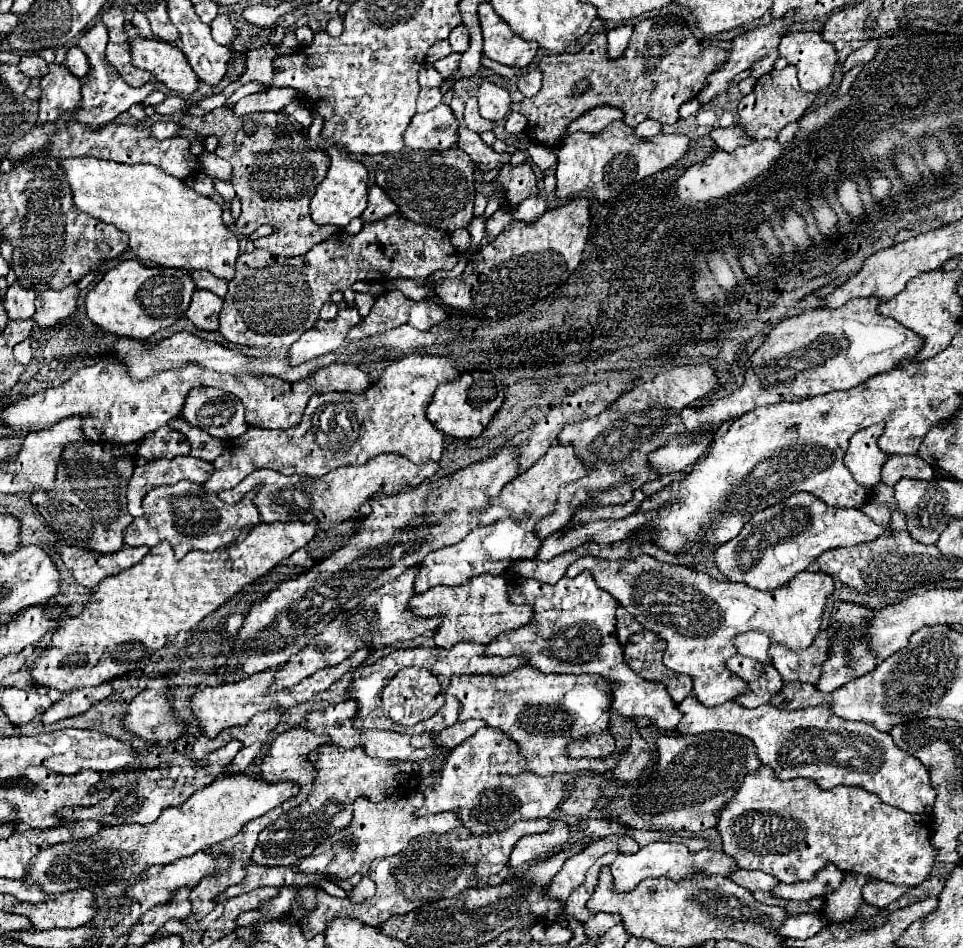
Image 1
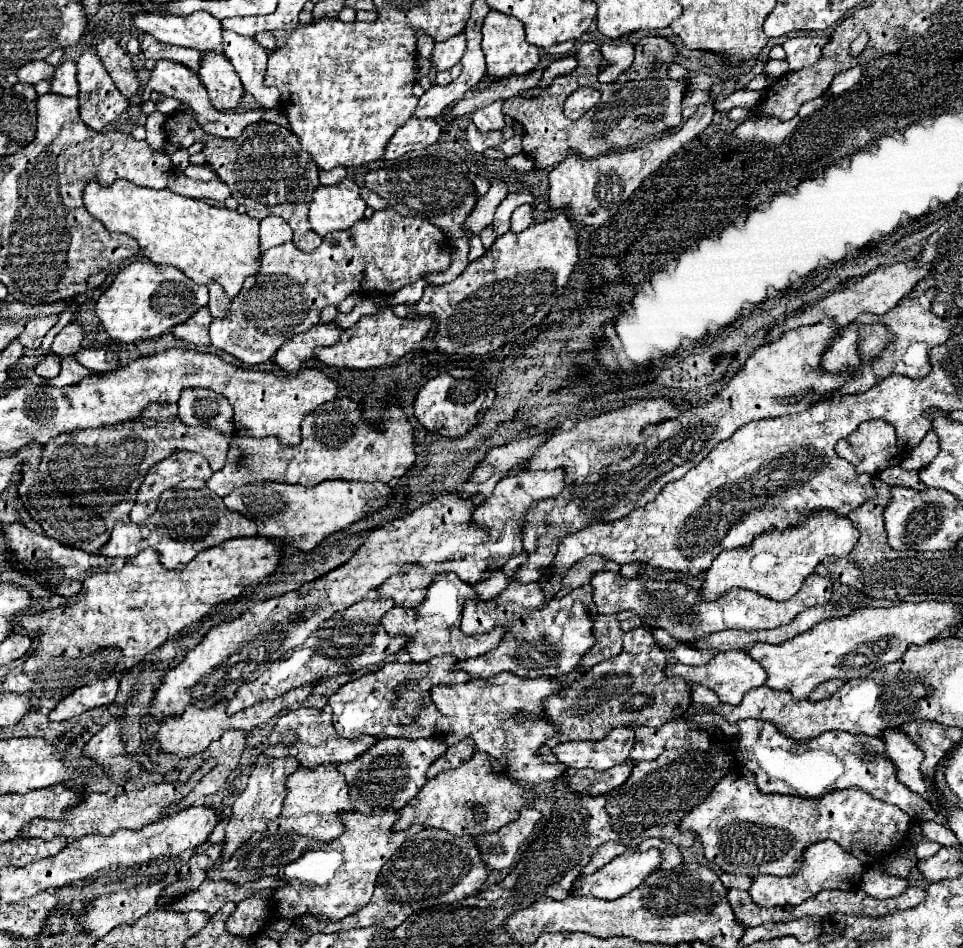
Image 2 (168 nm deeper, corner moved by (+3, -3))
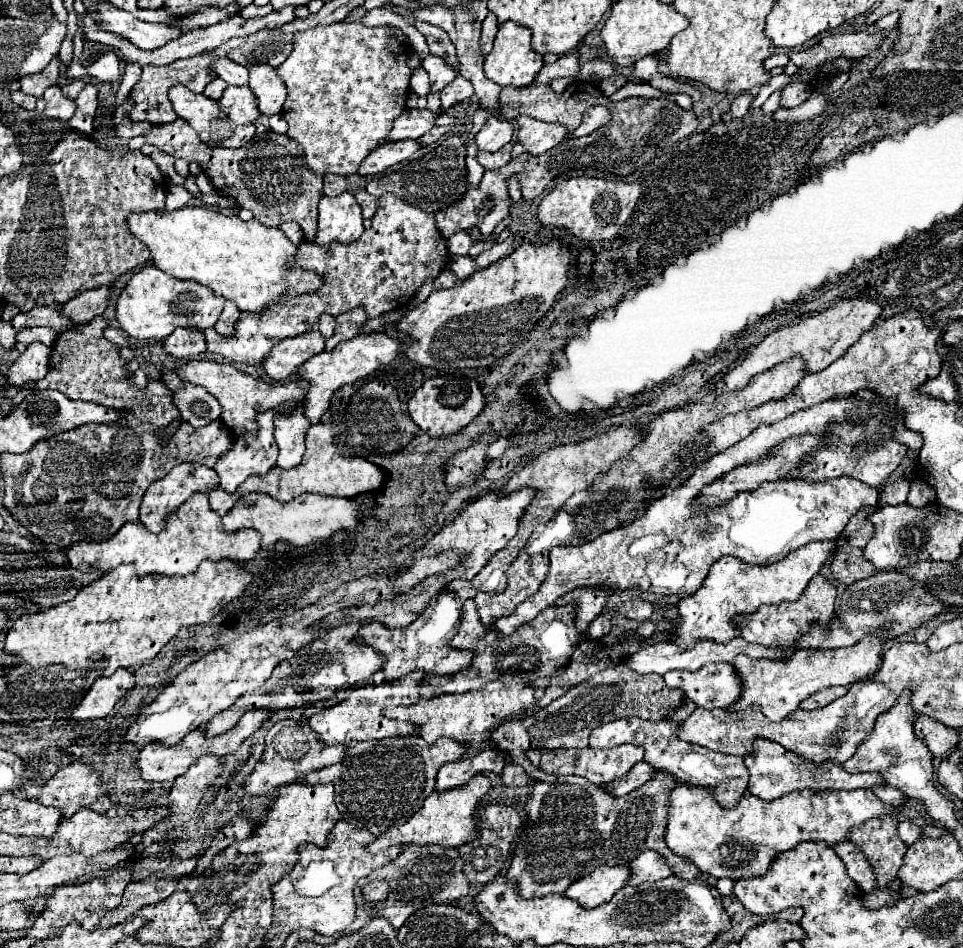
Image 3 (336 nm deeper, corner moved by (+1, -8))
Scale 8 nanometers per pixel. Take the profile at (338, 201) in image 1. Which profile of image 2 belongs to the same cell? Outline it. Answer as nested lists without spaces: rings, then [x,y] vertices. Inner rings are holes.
[[[344,178],[336,186],[318,186],[310,202],[310,224],[314,232],[326,236],[334,230],[348,230],[364,216],[366,202],[360,198],[360,188]]]

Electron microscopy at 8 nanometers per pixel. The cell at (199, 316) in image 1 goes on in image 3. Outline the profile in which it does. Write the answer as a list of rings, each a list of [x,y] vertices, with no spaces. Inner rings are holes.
[[[174,329],[164,341],[164,351],[178,359],[192,359],[206,351],[204,333],[200,329]]]

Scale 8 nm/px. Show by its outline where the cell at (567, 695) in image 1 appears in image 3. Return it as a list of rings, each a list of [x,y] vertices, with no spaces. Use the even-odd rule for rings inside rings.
[[[490,681],[486,687],[466,693],[450,693],[450,695],[436,695],[432,699],[420,699],[414,705],[400,705],[386,709],[386,717],[400,719],[406,723],[414,723],[420,727],[420,737],[426,743],[434,743],[436,739],[454,739],[458,741],[466,751],[484,751],[484,749],[496,749],[496,745],[490,739],[490,733],[496,725],[500,725],[506,717],[512,717],[520,711],[526,711],[534,699],[536,687],[530,685],[504,685],[502,681]]]

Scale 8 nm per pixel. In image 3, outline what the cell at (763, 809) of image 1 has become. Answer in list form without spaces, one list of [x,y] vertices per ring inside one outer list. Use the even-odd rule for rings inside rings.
[[[678,783],[670,795],[666,825],[666,845],[682,857],[688,857],[700,871],[732,881],[744,877],[762,877],[772,861],[794,849],[802,841],[824,841],[834,847],[844,843],[852,829],[868,819],[896,815],[894,805],[880,801],[870,789],[838,793],[788,793],[774,801],[762,801],[744,793],[736,807],[722,809],[714,799],[712,787],[694,787]]]

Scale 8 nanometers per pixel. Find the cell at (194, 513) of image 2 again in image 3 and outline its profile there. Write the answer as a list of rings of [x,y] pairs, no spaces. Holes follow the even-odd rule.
[[[210,507],[204,509],[176,509],[166,515],[166,525],[160,533],[150,533],[140,521],[130,521],[120,527],[120,531],[102,543],[80,543],[70,545],[66,549],[66,557],[70,565],[80,571],[90,571],[90,567],[100,567],[110,571],[122,563],[134,563],[138,575],[146,573],[162,573],[162,575],[188,575],[196,573],[200,561],[204,559],[232,559],[232,561],[248,561],[254,559],[260,551],[260,535],[256,529],[238,529],[228,533],[222,529],[218,513]]]

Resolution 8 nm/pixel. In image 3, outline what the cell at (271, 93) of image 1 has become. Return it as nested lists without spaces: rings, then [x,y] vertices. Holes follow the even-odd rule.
[[[172,85],[170,91],[170,101],[174,105],[174,111],[178,117],[186,119],[196,133],[200,135],[200,139],[212,147],[228,147],[228,149],[238,149],[244,147],[256,133],[254,125],[234,125],[232,121],[228,121],[226,114],[220,110],[217,101],[204,97],[202,93],[192,93],[188,87],[184,85]]]

